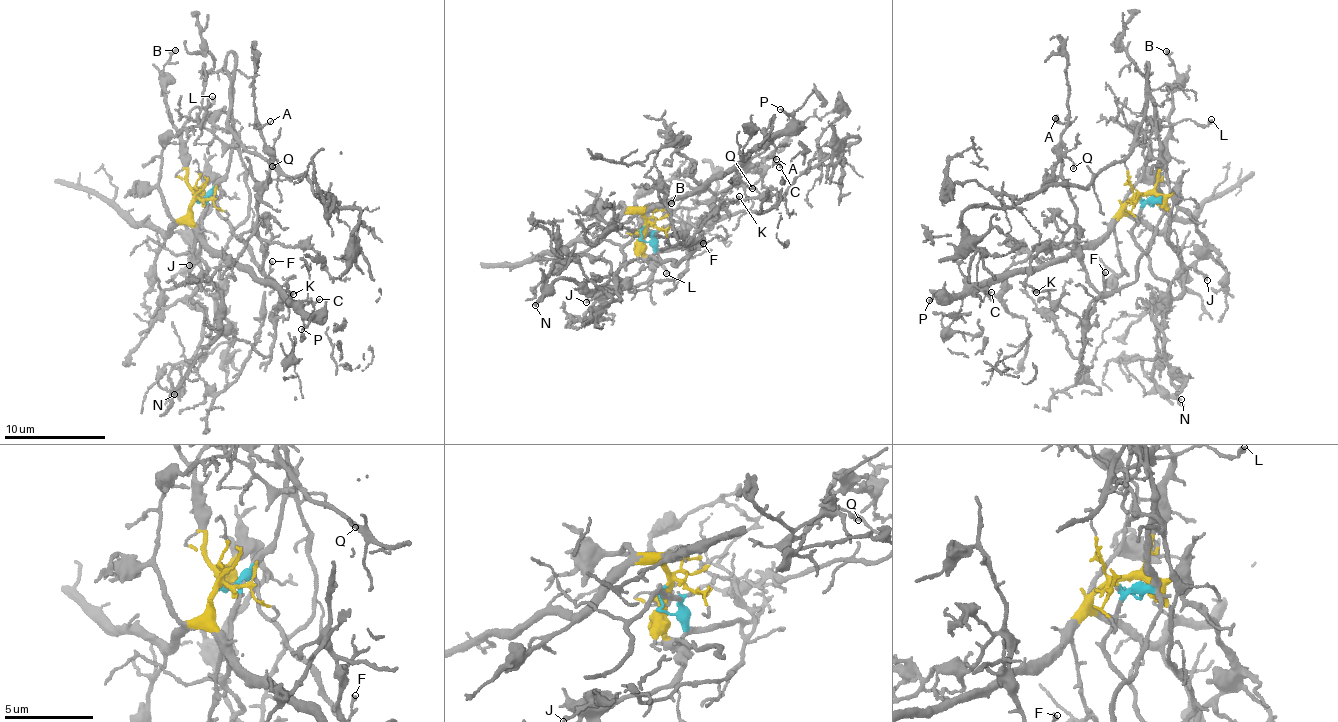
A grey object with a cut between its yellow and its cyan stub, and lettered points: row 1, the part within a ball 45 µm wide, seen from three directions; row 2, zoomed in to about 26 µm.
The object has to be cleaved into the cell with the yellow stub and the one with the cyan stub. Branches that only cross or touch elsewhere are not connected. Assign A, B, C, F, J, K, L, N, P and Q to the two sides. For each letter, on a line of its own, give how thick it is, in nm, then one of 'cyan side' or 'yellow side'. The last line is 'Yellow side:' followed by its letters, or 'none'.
A: 110 nm | cyan side
B: 160 nm | yellow side
C: 90 nm | yellow side
F: 150 nm | cyan side
J: 180 nm | yellow side
K: 130 nm | cyan side
L: 190 nm | yellow side
N: 260 nm | cyan side
P: 90 nm | yellow side
Q: 140 nm | cyan side
Yellow side: B, C, J, L, P

